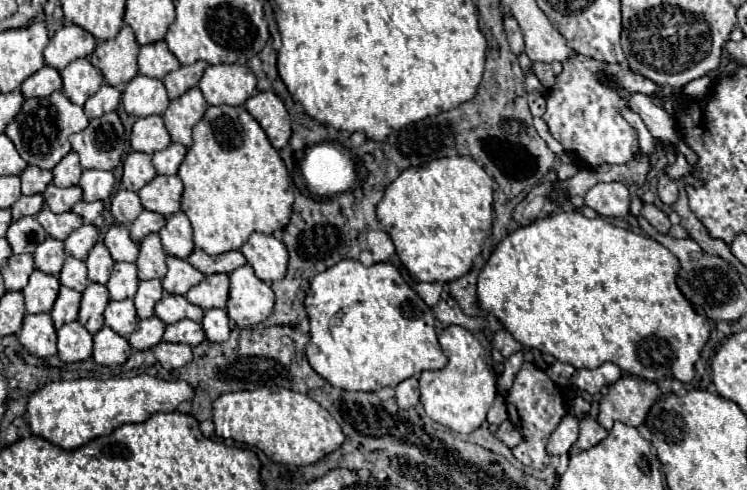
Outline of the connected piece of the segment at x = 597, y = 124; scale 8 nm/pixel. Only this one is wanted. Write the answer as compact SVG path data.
M579 55L575 61L563 63L563 73L557 77L555 87L547 95L547 111L543 119L547 121L551 135L565 147L565 151L573 153L589 169L599 167L601 161L625 163L637 149L635 129L629 127L629 123L619 115L619 109L627 103L615 91L611 91L605 81L599 81L595 73L615 75L617 83L627 91L641 91L653 97L659 89L653 81L641 77L639 73L623 69L621 65L607 65L583 55Z

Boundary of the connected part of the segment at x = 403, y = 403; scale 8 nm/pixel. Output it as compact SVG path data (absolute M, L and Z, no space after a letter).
M409 377L409 379L401 381L395 387L395 391L397 391L395 399L397 399L397 405L401 409L409 409L409 407L419 405L419 395L421 393L419 393L419 381L417 381L417 377Z

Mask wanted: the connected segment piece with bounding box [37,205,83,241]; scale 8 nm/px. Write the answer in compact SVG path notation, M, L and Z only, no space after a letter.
M47 205L37 213L37 221L45 227L49 237L55 237L59 241L67 239L71 231L75 231L77 227L83 225L83 219L79 215L75 215L73 211L53 213L53 211L49 211Z

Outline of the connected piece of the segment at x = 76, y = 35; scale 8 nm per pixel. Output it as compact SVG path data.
M63 25L51 37L45 49L45 63L55 69L65 69L71 61L79 57L89 57L97 45L97 39L79 25Z

